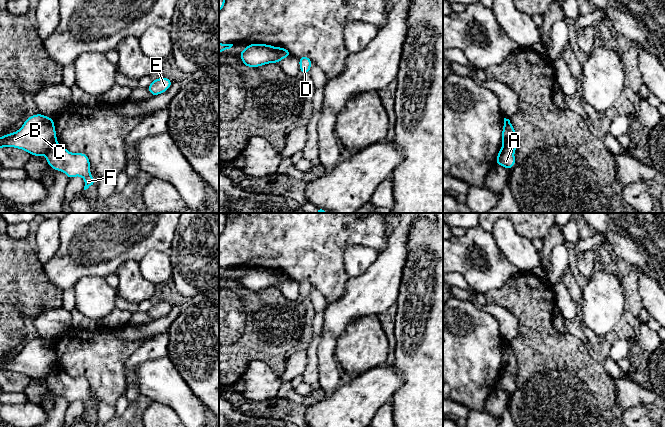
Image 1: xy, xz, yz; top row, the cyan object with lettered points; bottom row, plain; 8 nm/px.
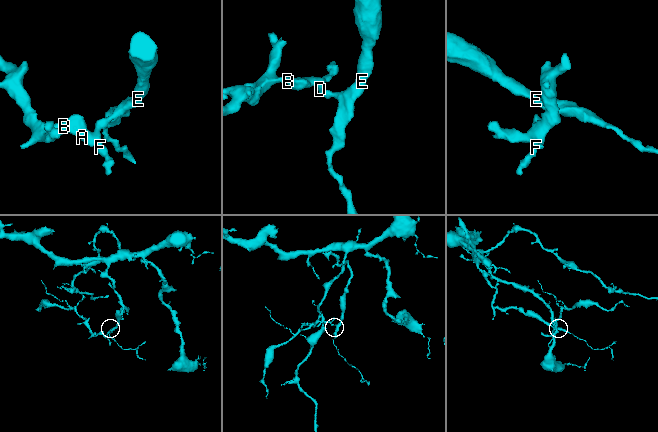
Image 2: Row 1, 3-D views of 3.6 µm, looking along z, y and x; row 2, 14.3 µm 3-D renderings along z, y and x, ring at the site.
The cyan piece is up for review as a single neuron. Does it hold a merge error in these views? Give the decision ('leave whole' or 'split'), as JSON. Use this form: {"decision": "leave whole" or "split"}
{"decision": "split"}

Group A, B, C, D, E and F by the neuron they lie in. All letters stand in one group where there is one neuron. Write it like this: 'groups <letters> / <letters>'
groups A D E F / B C

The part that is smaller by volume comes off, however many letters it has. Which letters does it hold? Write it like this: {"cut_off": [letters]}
{"cut_off": ["B", "C"]}

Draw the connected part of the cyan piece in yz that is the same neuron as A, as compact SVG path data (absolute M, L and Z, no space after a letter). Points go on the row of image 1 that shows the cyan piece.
M504 147L499 150L495 161L496 164L501 165L508 170L515 166L515 162L514 152Z

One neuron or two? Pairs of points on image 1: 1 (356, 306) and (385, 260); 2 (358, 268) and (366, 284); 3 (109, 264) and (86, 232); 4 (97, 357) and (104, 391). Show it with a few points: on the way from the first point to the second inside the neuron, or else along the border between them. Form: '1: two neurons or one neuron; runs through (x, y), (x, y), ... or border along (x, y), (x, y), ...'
1: one neuron; runs through (367, 295), (382, 280), (385, 271)
2: two neurons; border along (378, 257), (363, 273), (349, 277)
3: one neuron; runs through (101, 256), (94, 240)
4: one neuron; runs through (103, 365), (104, 383)

